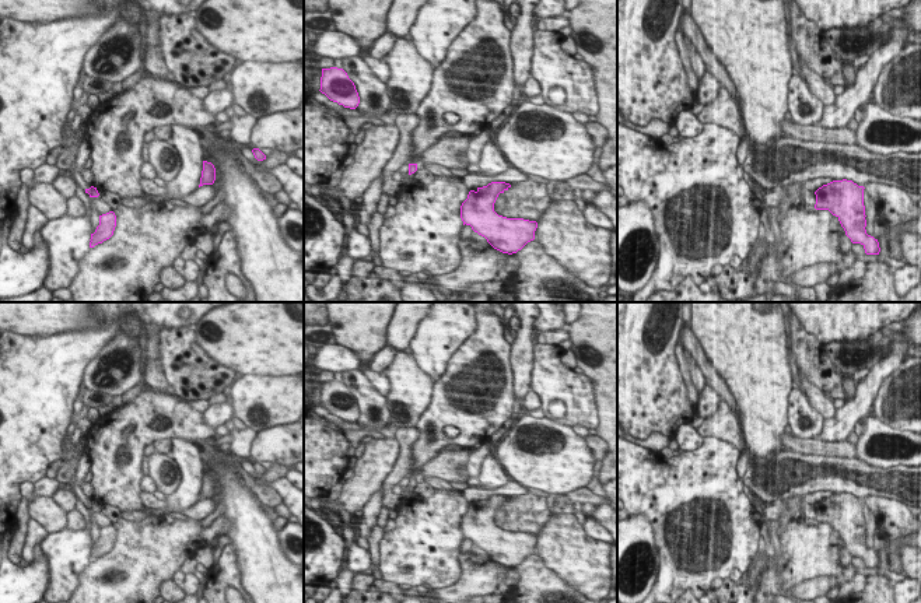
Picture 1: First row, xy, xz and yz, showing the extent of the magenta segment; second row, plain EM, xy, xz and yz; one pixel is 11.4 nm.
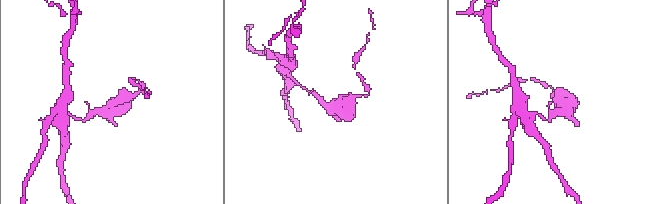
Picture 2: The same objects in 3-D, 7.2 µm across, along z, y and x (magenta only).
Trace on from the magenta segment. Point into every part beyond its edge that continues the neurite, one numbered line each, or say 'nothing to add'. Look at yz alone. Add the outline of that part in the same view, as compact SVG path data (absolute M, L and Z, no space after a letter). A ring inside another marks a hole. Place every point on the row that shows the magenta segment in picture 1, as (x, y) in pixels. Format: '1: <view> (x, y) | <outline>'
nothing to add

